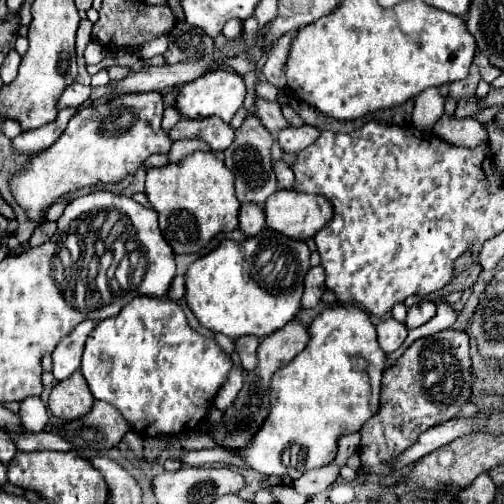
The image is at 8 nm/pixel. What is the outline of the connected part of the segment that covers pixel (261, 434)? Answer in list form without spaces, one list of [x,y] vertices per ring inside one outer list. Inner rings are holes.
[[[333,306],[333,308],[327,308],[325,312],[321,312],[309,326],[309,332],[311,332],[311,340],[309,344],[305,346],[303,352],[299,352],[287,366],[279,368],[275,372],[275,376],[271,378],[271,384],[269,384],[269,394],[271,394],[271,412],[267,414],[267,420],[263,420],[263,424],[259,426],[259,430],[255,432],[255,436],[247,442],[247,448],[241,448],[241,450],[235,450],[233,456],[241,458],[249,468],[261,472],[261,474],[275,474],[275,476],[285,476],[289,474],[293,480],[299,478],[303,472],[307,470],[313,470],[313,468],[321,468],[325,464],[329,464],[335,454],[337,454],[337,440],[345,434],[355,434],[361,430],[361,426],[379,412],[379,396],[381,396],[381,378],[383,378],[383,370],[385,370],[385,362],[387,362],[387,354],[379,348],[379,342],[377,342],[377,330],[375,326],[371,324],[367,312],[359,306]]]

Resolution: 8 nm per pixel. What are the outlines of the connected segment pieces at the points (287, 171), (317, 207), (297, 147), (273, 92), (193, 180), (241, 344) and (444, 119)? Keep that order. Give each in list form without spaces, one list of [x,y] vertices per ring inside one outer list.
[[[283,160],[275,162],[273,168],[275,168],[275,174],[277,174],[279,186],[281,186],[281,188],[293,188],[293,170],[291,170]]]
[[[277,190],[265,202],[267,226],[299,240],[315,236],[331,220],[331,204],[319,194],[303,194],[295,190]]]
[[[299,126],[299,128],[285,128],[279,132],[279,146],[283,152],[299,154],[303,148],[313,144],[319,138],[319,130],[313,126]]]
[[[257,84],[257,96],[265,98],[265,100],[271,100],[271,102],[277,102],[277,88],[273,84]]]
[[[195,152],[183,162],[149,168],[145,194],[159,212],[159,228],[175,254],[199,252],[215,234],[231,232],[239,226],[241,202],[235,196],[235,174],[213,152]]]
[[[241,336],[237,338],[237,352],[241,358],[241,364],[245,370],[253,370],[257,366],[257,348],[259,348],[257,336]]]
[[[441,116],[433,128],[433,134],[447,140],[449,144],[453,142],[457,146],[467,146],[467,148],[485,146],[489,142],[485,126],[473,118],[457,120],[453,116]]]

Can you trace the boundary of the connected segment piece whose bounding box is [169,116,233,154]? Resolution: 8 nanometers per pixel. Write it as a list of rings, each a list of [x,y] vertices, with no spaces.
[[[209,116],[207,120],[179,120],[171,130],[169,136],[173,142],[177,140],[203,140],[211,146],[213,152],[221,154],[233,142],[233,128],[219,118]]]

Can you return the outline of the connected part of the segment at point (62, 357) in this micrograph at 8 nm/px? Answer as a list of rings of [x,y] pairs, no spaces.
[[[83,320],[67,338],[61,340],[61,344],[51,354],[53,358],[53,376],[57,382],[67,380],[81,364],[83,356],[83,344],[89,336],[89,332],[95,328],[93,320]]]

